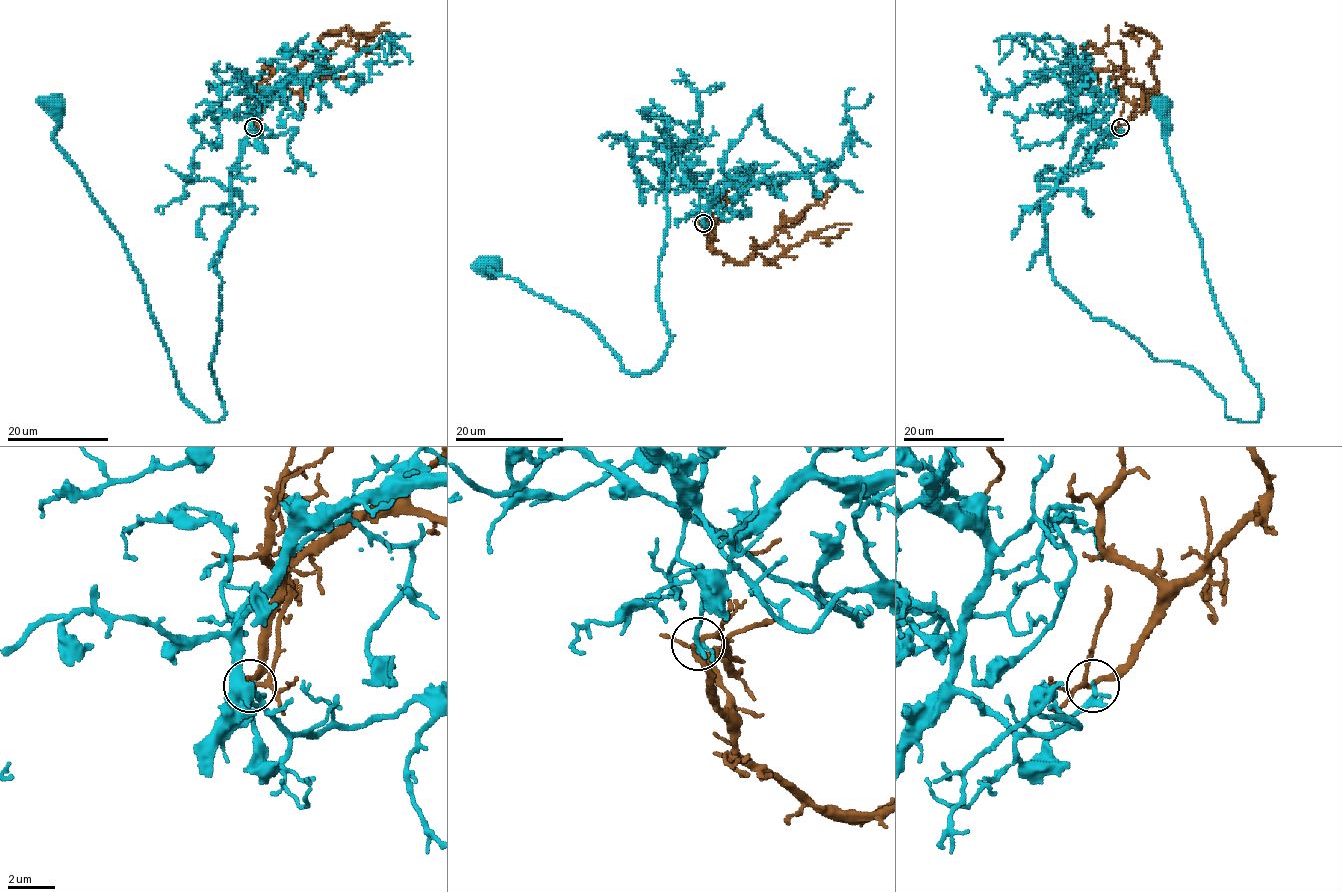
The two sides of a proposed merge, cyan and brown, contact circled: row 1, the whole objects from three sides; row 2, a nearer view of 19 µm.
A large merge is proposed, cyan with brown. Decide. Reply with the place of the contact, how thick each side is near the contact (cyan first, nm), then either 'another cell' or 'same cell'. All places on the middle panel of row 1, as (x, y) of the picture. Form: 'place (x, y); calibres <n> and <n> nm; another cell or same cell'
place (703, 223); calibres 240 and 170 nm; another cell

